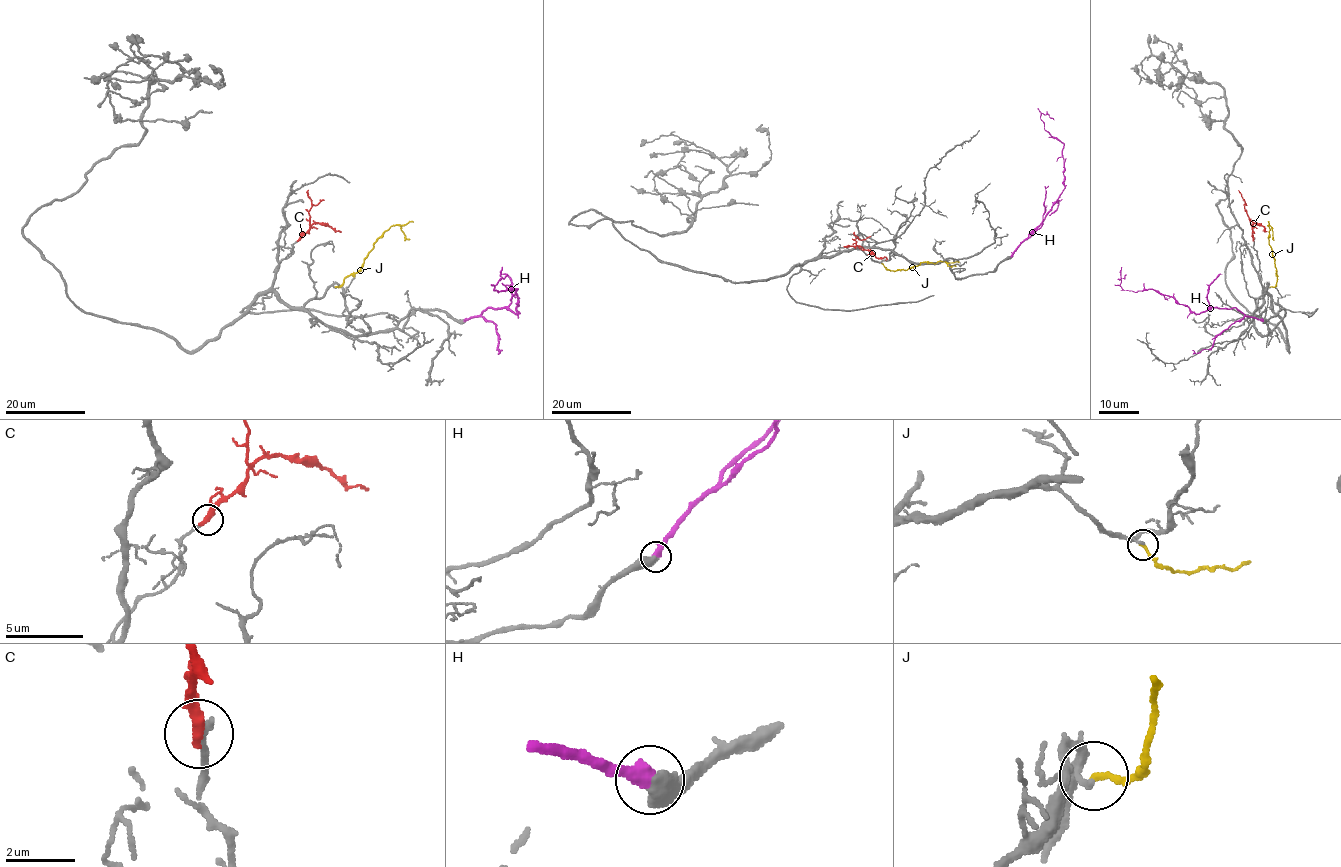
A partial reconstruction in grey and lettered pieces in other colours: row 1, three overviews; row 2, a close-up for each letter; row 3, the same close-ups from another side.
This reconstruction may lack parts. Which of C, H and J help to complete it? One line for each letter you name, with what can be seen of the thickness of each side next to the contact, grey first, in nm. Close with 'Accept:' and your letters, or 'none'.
H: calibres 550 and 460 nm
J: calibres 170 and 190 nm
Accept: H, J

